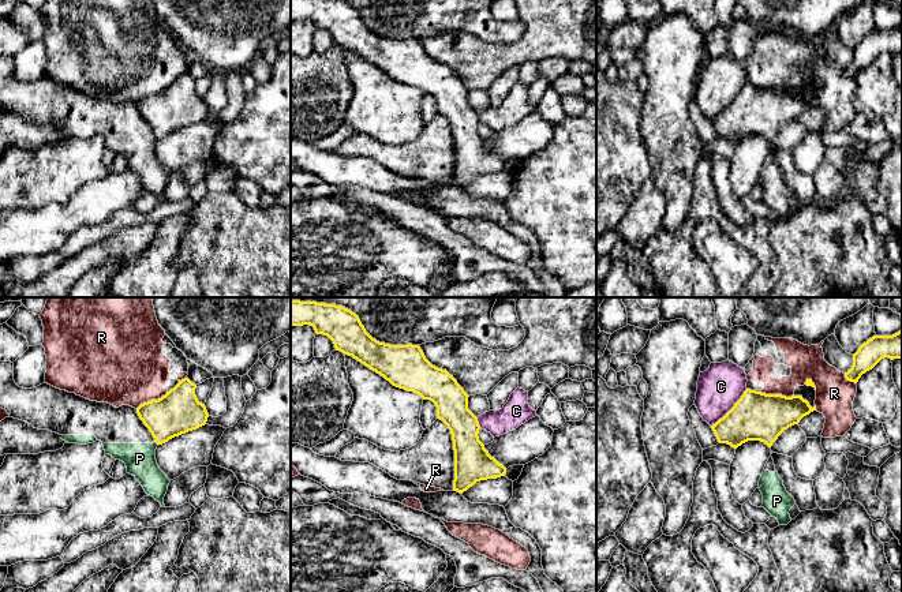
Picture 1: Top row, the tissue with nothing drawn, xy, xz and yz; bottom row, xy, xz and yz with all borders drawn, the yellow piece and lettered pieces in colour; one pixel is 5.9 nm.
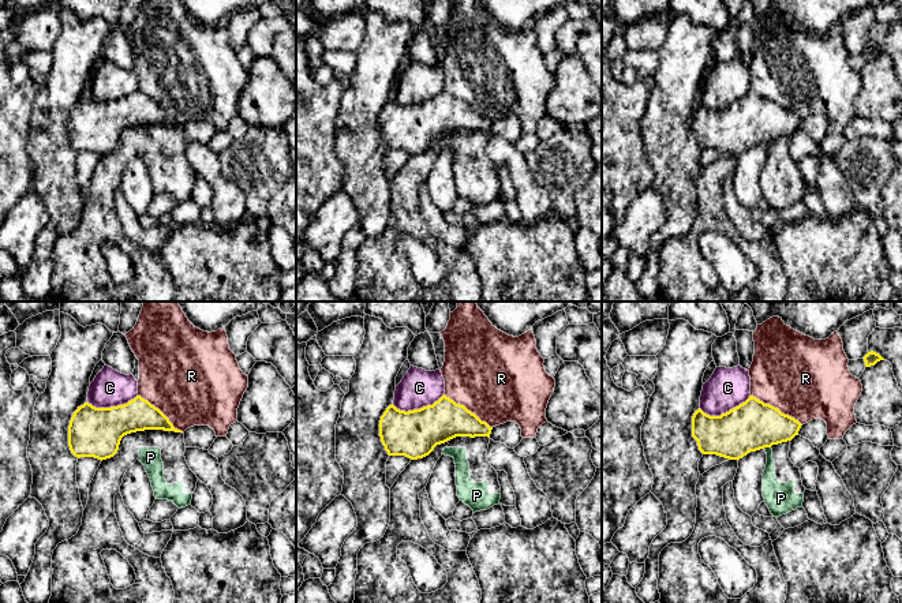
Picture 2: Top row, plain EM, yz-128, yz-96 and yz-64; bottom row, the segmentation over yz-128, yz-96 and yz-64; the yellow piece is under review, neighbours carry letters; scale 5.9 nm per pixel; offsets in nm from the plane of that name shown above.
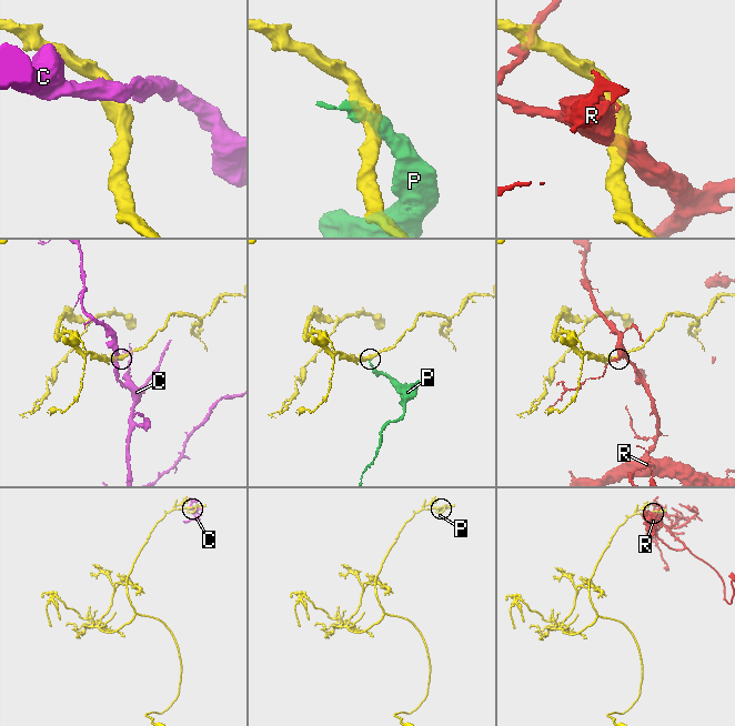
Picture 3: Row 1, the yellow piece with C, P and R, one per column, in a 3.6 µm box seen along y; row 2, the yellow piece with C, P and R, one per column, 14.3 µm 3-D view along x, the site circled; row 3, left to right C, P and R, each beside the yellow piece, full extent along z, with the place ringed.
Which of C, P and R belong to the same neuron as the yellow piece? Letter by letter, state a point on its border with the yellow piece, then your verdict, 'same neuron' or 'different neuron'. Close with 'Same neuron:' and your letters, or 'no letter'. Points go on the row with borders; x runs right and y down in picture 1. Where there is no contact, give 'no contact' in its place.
C: contact yz (732, 408); different neuron
P: contact xy (156, 442); different neuron
R: contact yz (774, 394); different neuron
Same neuron: no letter

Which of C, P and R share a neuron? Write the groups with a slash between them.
C / P / R

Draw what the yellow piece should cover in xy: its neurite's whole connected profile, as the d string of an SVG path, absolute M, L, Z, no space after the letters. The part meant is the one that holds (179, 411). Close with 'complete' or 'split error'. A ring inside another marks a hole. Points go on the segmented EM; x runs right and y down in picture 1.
M184 378L161 398L136 408L157 445L206 424L209 413L205 404L198 401L195 389L197 385Z | complete

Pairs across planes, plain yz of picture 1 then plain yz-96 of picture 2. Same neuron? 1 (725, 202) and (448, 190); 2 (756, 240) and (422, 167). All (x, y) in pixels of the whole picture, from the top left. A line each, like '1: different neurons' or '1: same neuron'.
1: different neurons
2: same neuron

